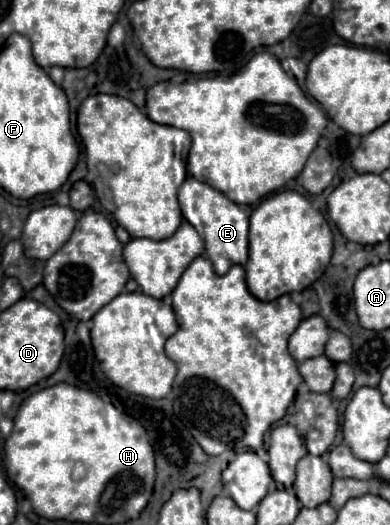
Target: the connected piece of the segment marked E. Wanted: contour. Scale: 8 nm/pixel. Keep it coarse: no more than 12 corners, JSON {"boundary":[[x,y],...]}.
{"boundary":[[192,176],[184,220],[202,236],[216,274],[248,260],[248,216]]}

